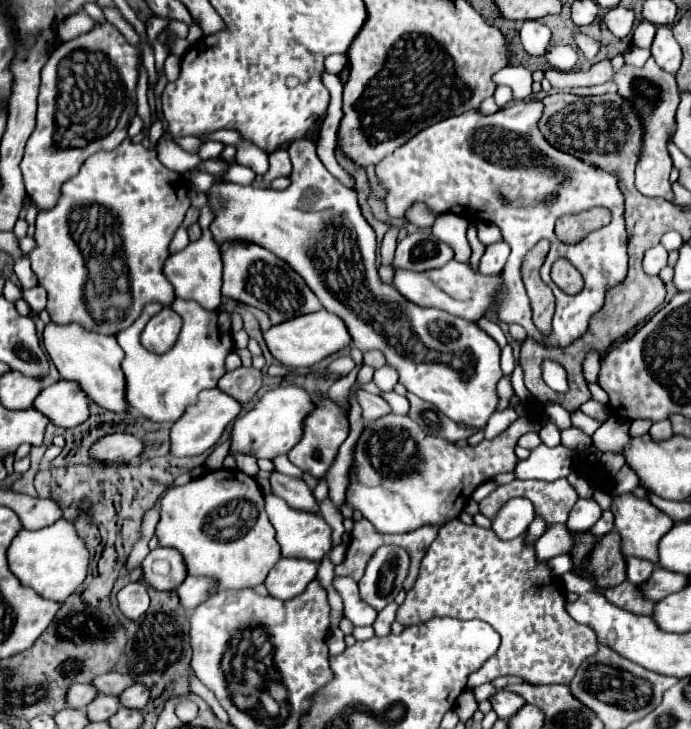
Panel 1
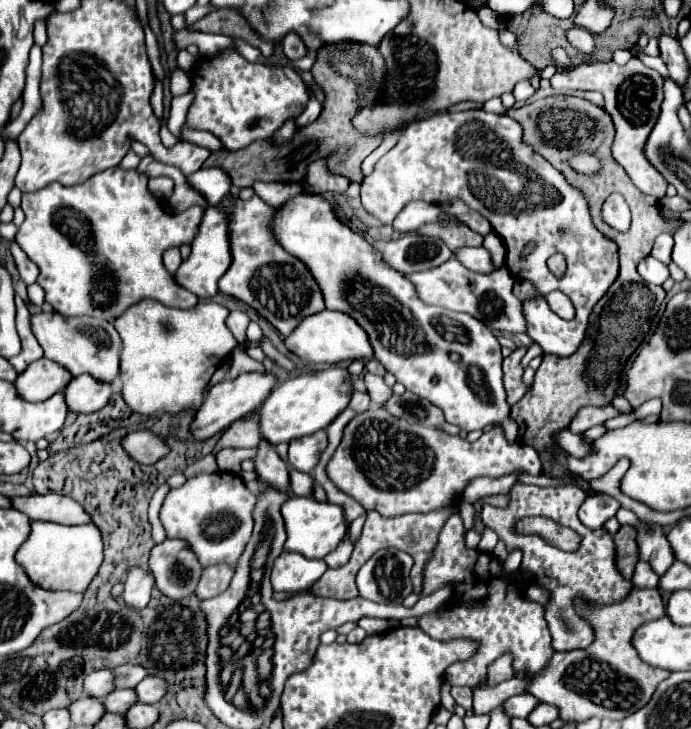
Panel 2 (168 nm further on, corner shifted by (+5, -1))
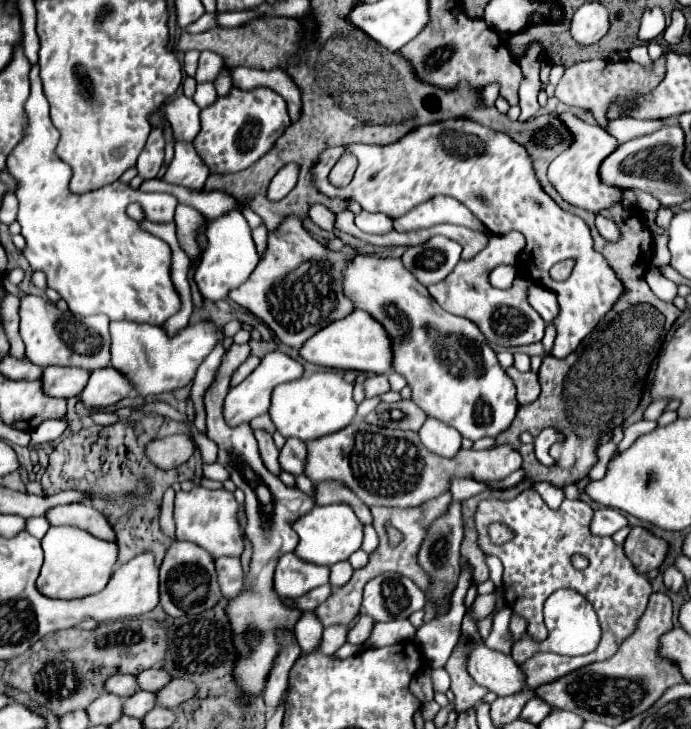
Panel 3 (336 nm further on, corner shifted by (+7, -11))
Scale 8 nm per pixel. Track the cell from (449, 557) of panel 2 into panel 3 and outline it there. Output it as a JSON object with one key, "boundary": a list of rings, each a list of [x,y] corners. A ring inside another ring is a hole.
{"boundary":[[[525,632],[521,636],[521,640],[517,640],[517,644],[513,644],[513,660],[517,664],[523,664],[525,660],[529,660],[529,656],[537,654],[537,652],[545,652],[545,644],[543,642],[537,642],[537,640],[531,640],[531,636]]]}

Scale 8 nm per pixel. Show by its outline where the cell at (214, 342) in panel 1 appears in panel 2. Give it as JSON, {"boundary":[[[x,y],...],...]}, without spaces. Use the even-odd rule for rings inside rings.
{"boundary":[[[155,300],[129,306],[129,310],[115,320],[123,342],[119,378],[129,408],[145,416],[199,408],[203,388],[237,346],[235,336],[225,324],[227,316],[229,310],[215,302],[199,302],[189,310],[167,308]]]}

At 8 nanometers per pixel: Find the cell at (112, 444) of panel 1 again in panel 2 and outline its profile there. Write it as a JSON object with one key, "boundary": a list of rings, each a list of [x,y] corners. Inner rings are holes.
{"boundary":[[[135,430],[123,438],[123,448],[139,462],[139,464],[155,464],[169,454],[169,446],[165,440],[151,430]]]}

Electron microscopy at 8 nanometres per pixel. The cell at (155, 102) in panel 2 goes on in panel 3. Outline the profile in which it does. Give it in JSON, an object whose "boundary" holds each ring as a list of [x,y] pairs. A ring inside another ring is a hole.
{"boundary":[[[161,128],[152,129],[149,140],[147,140],[147,144],[137,160],[137,170],[139,170],[139,176],[143,180],[155,178],[159,174],[161,164],[163,164],[163,144],[165,142],[163,142]]]}

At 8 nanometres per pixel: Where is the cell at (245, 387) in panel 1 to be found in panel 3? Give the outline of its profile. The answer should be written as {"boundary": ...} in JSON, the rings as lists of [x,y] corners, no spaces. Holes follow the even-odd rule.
{"boundary":[[[249,356],[239,368],[237,368],[237,372],[231,376],[231,386],[237,386],[237,384],[241,384],[255,368],[257,368],[257,364],[259,364],[261,360],[259,358],[255,358],[255,356]]]}

